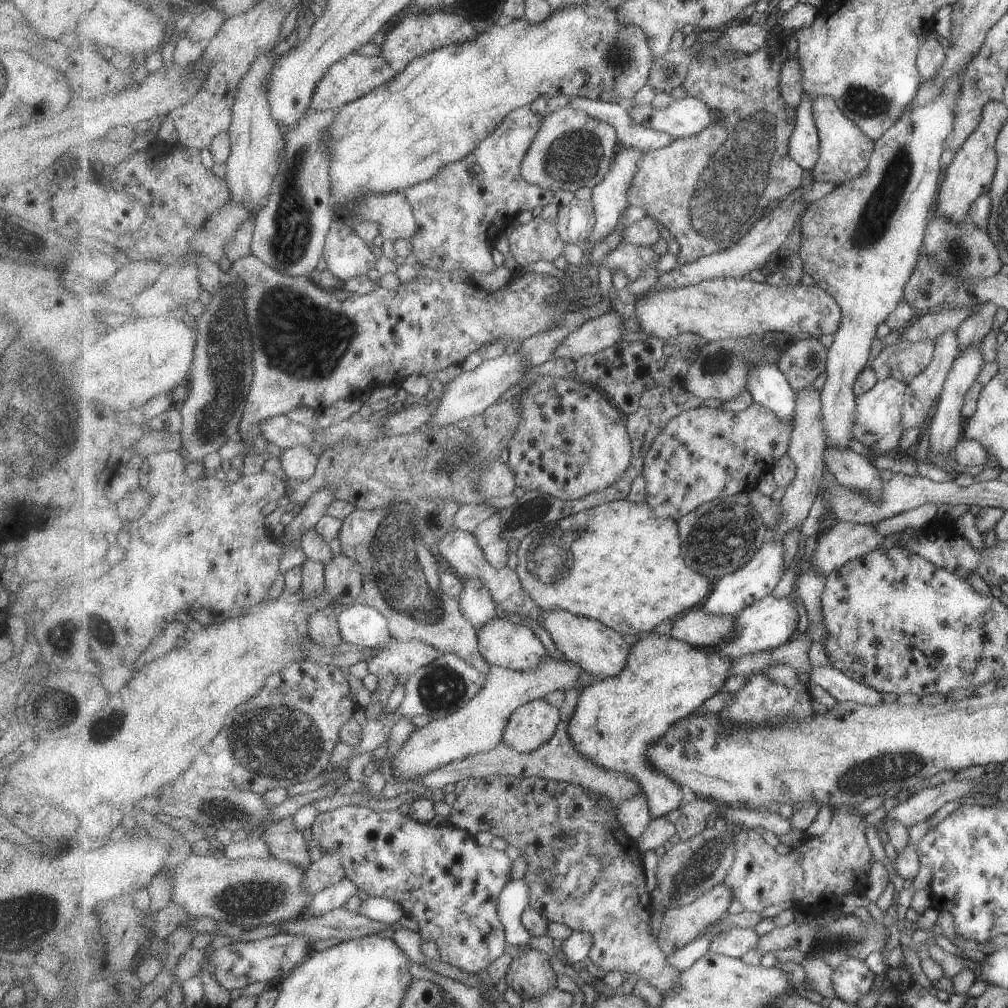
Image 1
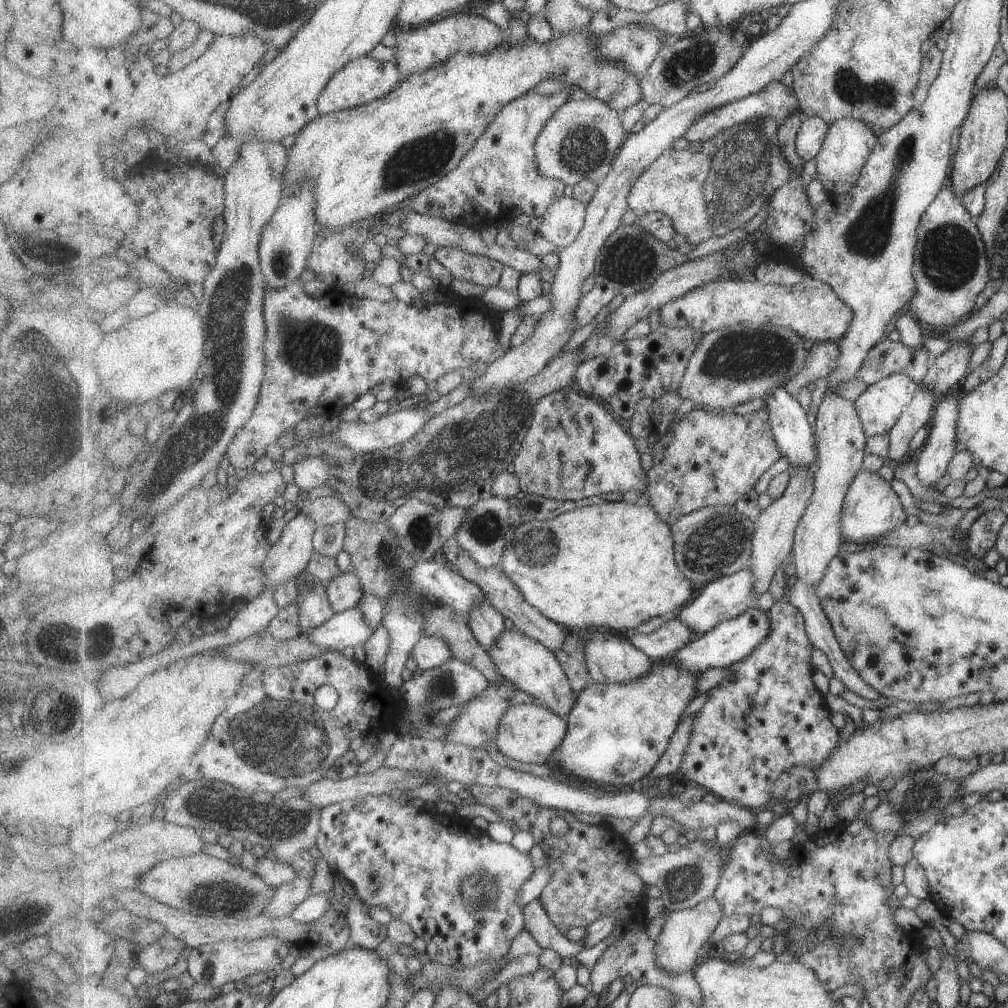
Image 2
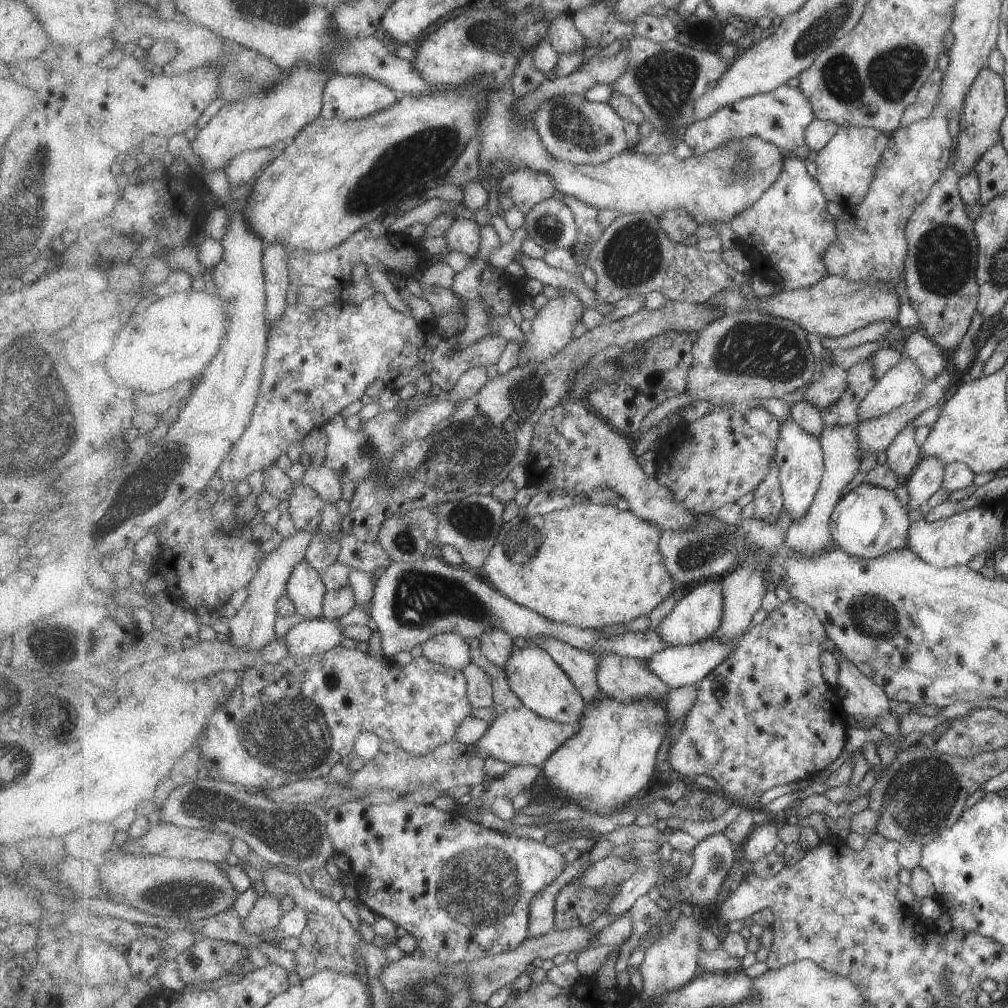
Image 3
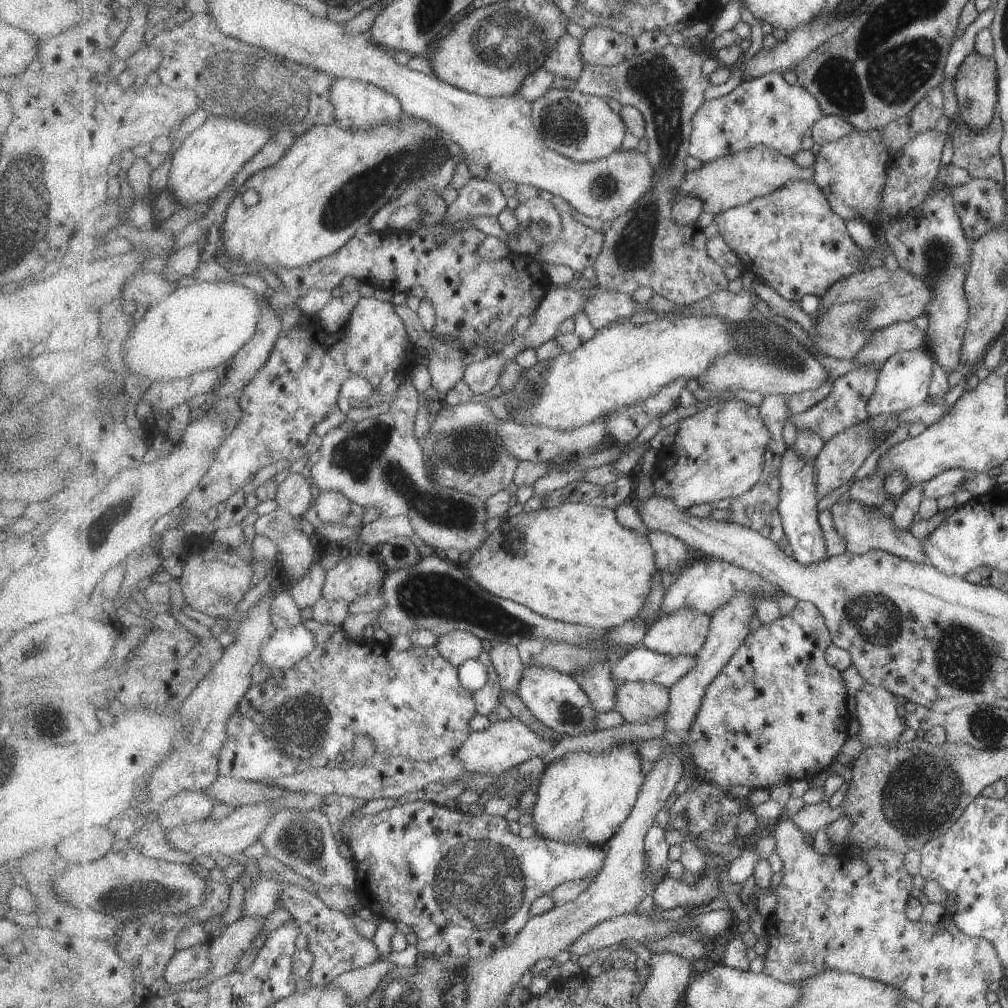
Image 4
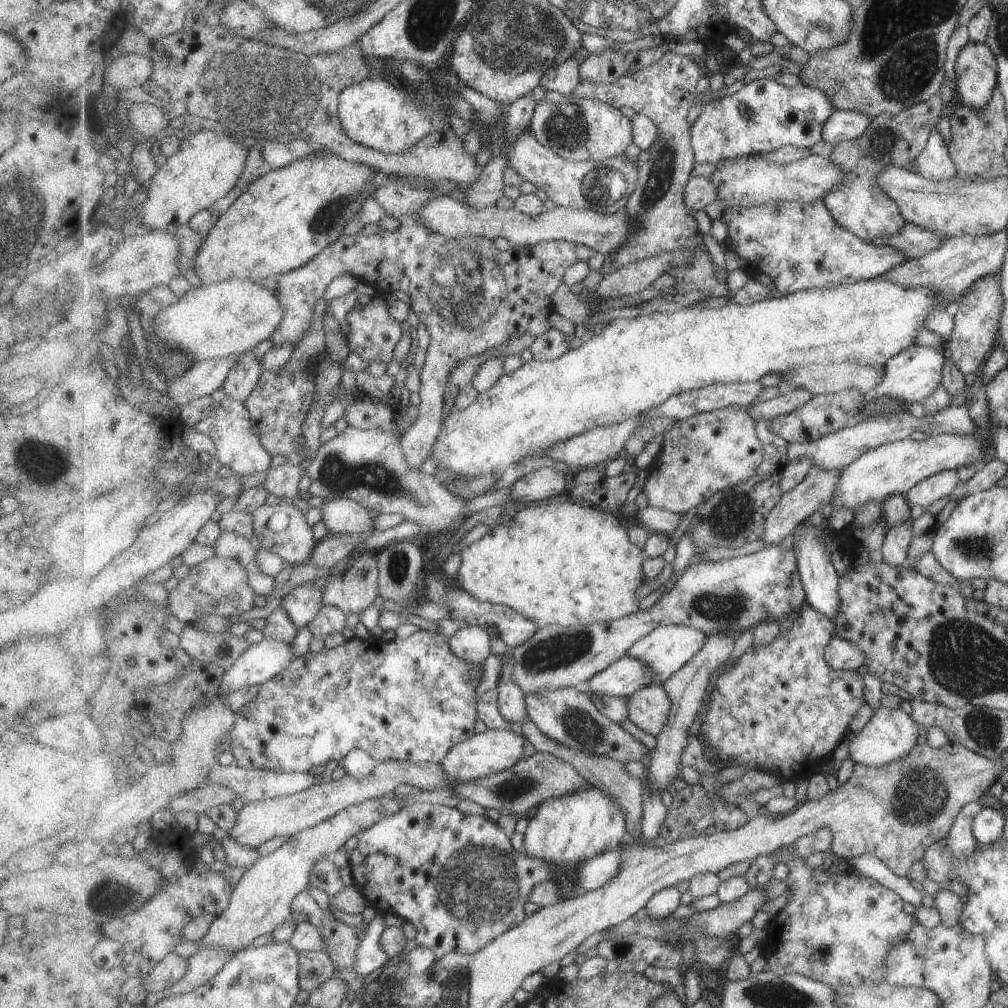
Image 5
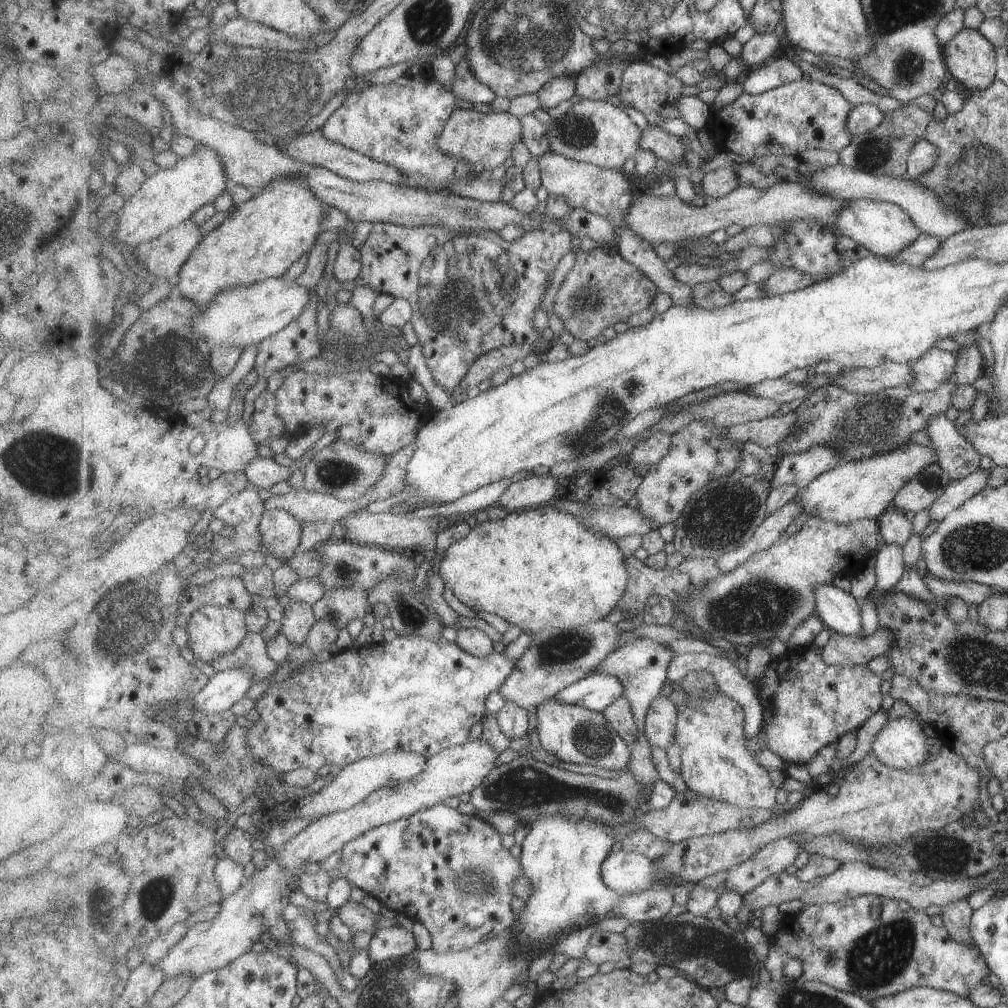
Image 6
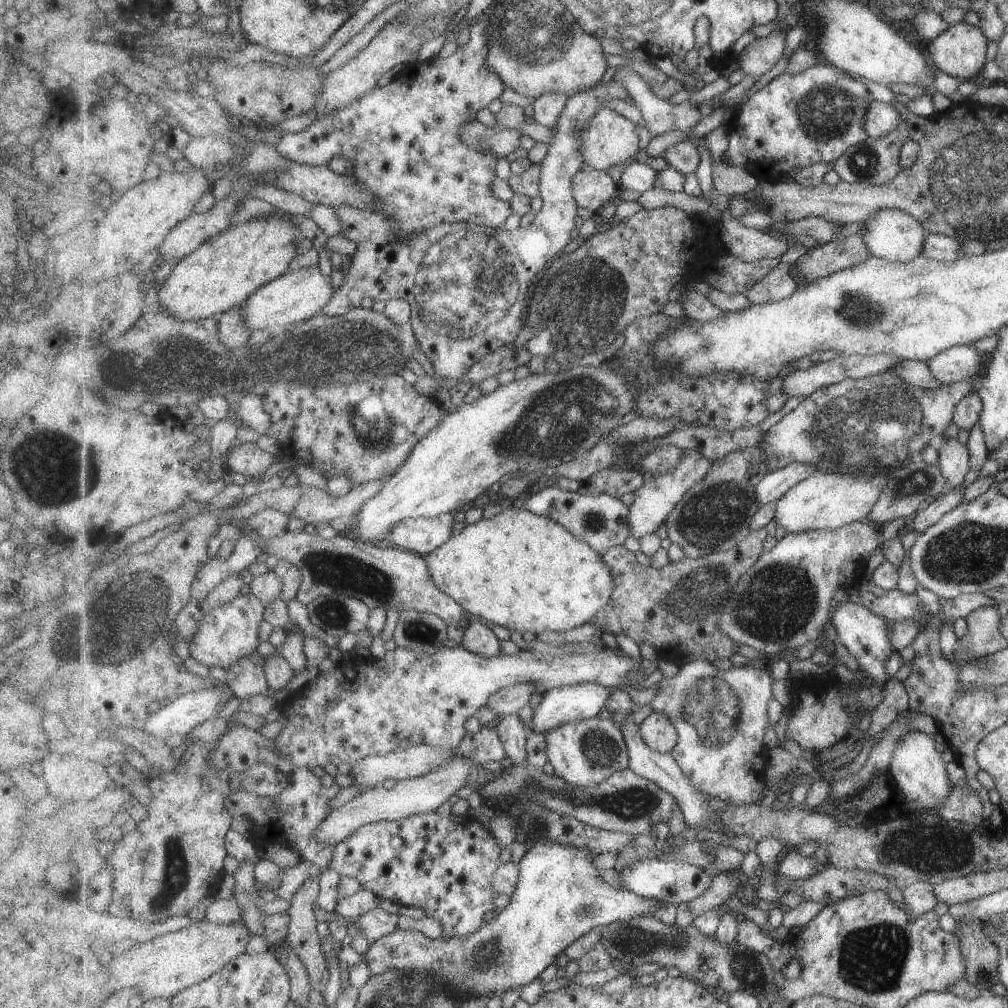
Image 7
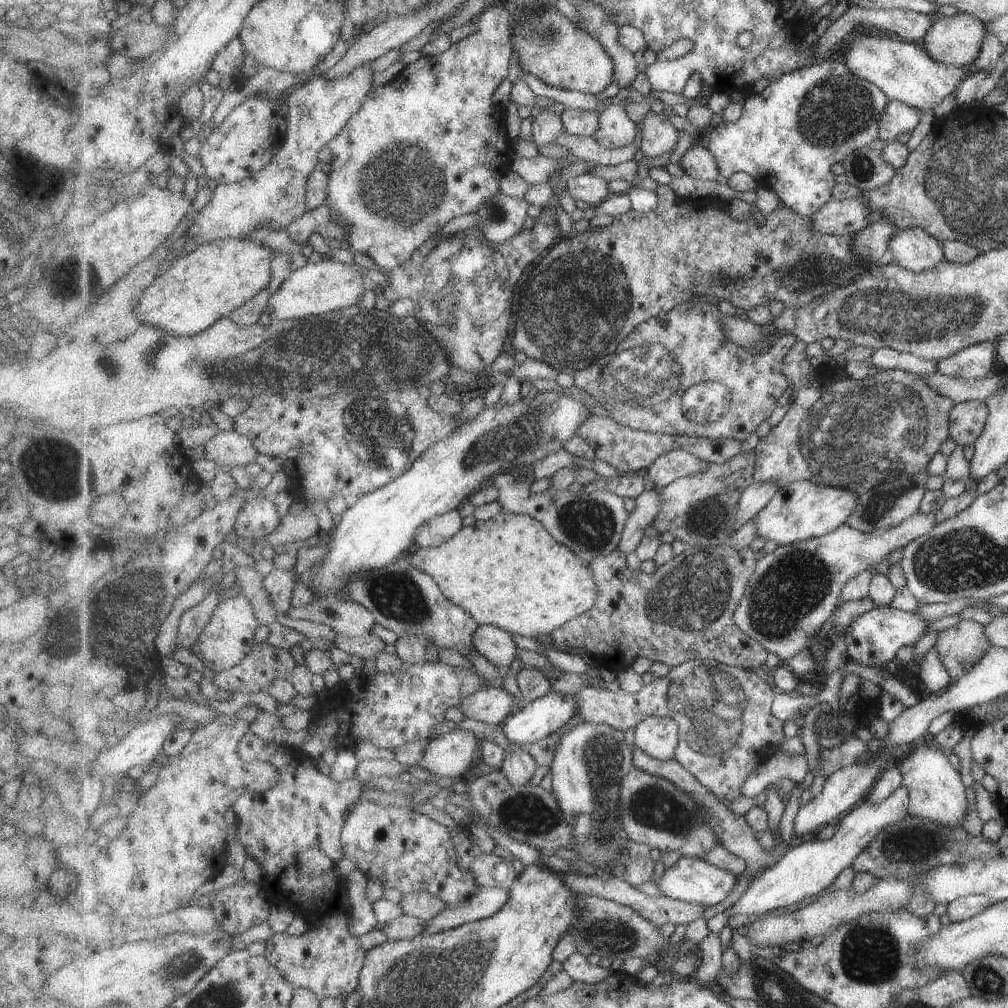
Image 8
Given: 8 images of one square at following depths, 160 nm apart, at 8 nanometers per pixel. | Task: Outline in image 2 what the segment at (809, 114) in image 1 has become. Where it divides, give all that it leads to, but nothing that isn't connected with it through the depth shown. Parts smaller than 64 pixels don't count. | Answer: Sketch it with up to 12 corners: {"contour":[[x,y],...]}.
{"contour":[[808,117],[796,147],[805,162],[817,158],[830,123]]}

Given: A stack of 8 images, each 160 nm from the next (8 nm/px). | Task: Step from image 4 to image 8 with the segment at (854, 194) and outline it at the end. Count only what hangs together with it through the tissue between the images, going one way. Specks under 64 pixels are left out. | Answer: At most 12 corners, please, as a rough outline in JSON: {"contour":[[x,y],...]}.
{"contour":[[919,227],[886,240],[895,265],[919,272],[943,259],[940,241]]}

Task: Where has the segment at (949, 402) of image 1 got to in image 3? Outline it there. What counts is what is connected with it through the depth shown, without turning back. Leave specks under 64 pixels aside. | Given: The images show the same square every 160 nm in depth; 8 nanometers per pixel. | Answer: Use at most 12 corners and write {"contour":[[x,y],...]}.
{"contour":[[923,457],[907,476],[907,510],[922,508],[942,483],[944,466]]}

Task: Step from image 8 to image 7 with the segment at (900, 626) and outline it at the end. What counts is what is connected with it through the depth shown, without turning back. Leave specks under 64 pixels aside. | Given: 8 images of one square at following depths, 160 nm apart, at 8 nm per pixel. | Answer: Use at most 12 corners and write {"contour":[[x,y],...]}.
{"contour":[[865,605],[834,608],[837,640],[880,685],[888,621]]}

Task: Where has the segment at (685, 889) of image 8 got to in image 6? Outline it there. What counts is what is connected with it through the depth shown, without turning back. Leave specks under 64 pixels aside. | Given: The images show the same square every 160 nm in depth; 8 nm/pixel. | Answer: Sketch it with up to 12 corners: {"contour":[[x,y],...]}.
{"contour":[[625,848],[606,858],[609,888],[637,893],[697,885],[671,875],[645,853]]}

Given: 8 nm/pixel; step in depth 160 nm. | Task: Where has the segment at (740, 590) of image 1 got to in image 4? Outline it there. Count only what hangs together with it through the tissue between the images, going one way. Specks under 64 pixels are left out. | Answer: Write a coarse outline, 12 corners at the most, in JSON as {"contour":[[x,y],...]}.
{"contour":[[697,608],[665,614],[642,647],[696,656],[712,616]]}

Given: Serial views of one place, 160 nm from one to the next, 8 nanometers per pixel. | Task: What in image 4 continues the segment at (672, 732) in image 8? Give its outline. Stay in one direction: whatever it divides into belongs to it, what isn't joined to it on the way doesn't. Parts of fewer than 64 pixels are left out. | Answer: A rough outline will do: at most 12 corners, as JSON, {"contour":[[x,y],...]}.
{"contour":[[621,682],[617,708],[642,725],[670,710],[670,688]]}

